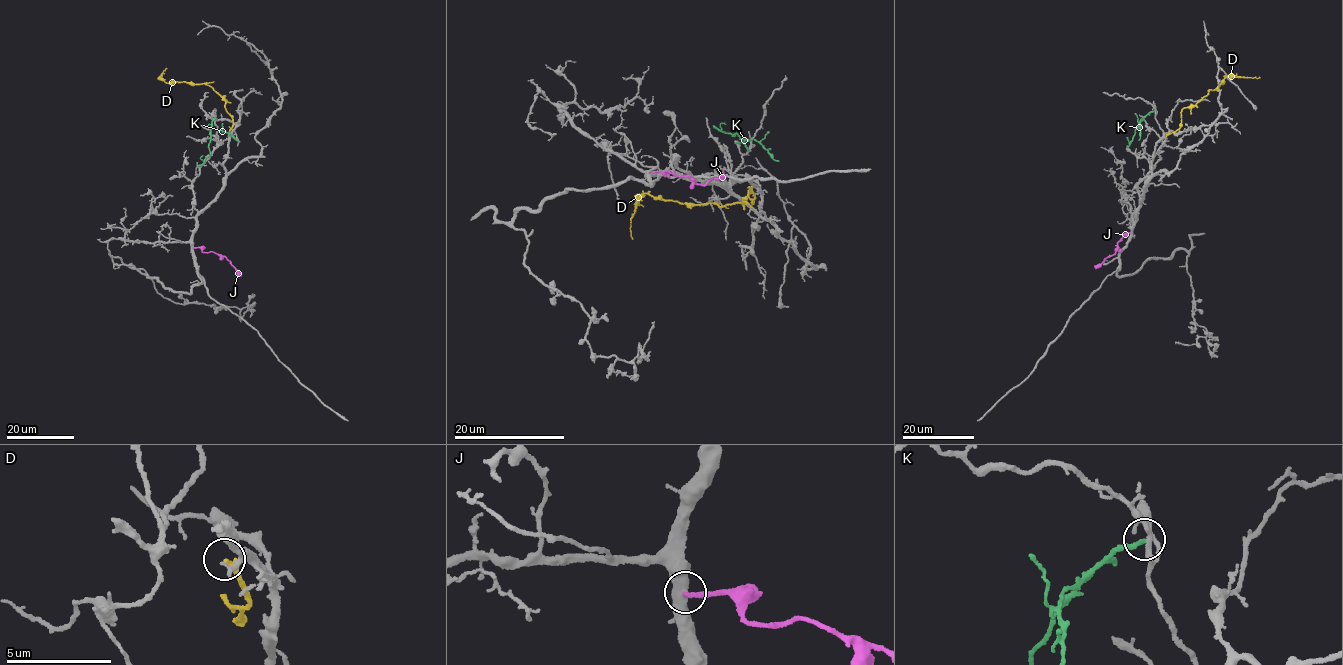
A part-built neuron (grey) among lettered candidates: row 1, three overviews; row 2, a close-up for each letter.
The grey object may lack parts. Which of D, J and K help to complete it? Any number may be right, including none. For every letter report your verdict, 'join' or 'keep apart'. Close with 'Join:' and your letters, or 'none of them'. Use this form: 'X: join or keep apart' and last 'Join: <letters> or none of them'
D: keep apart
J: keep apart
K: keep apart
Join: none of them

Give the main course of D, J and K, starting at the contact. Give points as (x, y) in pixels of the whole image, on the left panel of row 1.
D: (229, 132), (232, 118), (225, 101), (211, 86), (163, 81), (161, 74), (167, 68)
J: (192, 247), (226, 257), (241, 275)
K: (215, 117), (210, 128), (210, 154), (204, 161), (200, 158), (202, 155)

